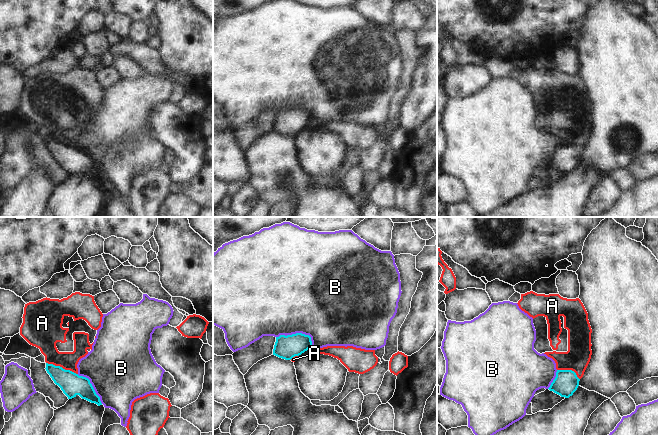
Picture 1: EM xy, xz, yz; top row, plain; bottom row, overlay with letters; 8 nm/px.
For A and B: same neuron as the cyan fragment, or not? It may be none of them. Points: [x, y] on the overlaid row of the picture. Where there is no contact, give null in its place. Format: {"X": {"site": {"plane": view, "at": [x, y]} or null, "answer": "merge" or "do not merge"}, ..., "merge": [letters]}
{"A": {"site": {"plane": "xy", "at": [61, 367]}, "answer": "do not merge"}, "B": {"site": {"plane": "xz", "at": [298, 333]}, "answer": "do not merge"}, "merge": []}

